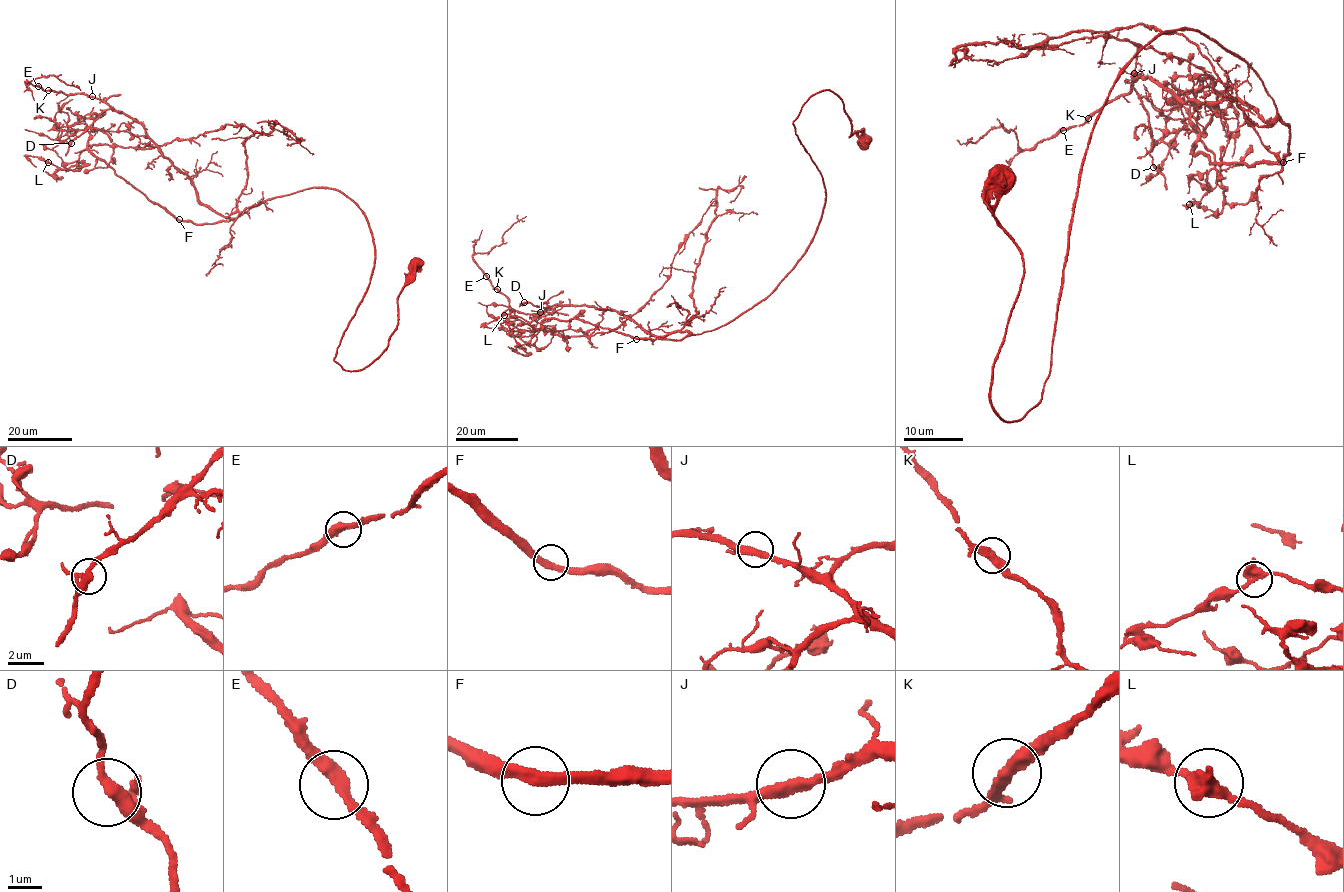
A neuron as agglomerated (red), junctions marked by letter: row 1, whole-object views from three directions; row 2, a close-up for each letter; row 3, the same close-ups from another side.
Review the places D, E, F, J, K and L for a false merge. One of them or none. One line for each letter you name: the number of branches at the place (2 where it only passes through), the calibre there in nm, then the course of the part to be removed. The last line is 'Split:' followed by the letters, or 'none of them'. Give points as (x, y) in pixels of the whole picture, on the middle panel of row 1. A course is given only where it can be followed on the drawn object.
Split: none of them

